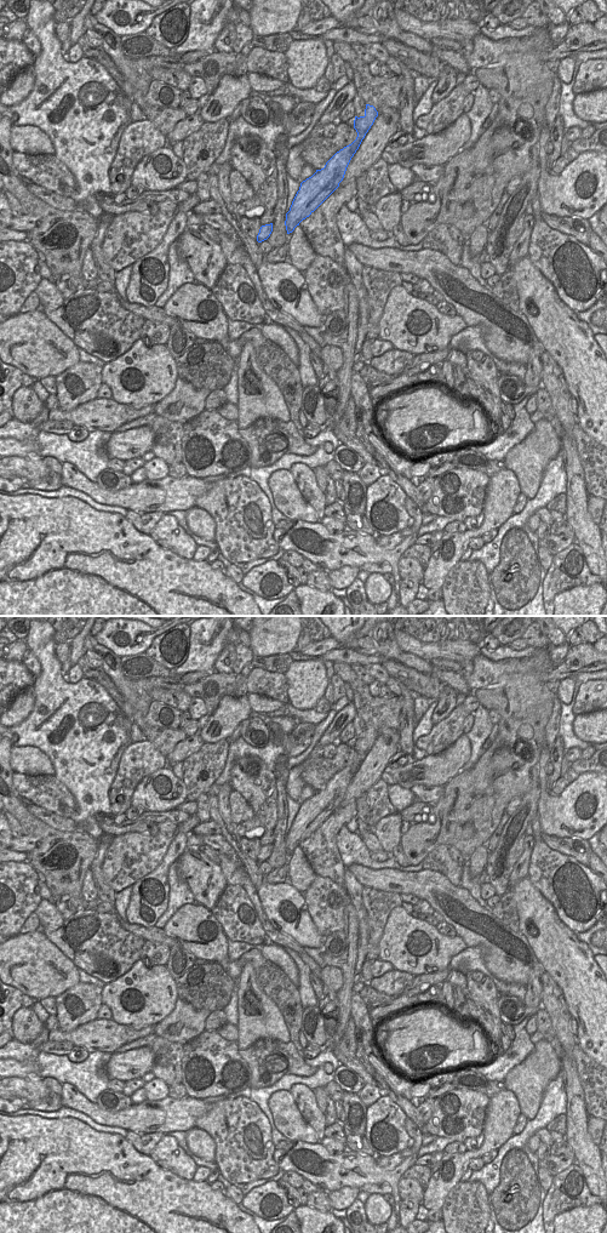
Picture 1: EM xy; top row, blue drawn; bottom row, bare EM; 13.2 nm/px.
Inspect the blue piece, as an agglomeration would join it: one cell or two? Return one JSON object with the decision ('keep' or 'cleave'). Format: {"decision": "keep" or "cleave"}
{"decision": "keep"}

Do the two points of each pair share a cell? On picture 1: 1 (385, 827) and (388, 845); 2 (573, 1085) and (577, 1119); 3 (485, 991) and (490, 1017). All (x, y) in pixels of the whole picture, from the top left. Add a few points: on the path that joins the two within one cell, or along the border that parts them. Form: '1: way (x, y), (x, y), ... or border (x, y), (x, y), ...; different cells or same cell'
1: way (388, 832), (388, 840); same cell
2: way (574, 1094), (576, 1111); same cell
3: way (485, 997), (488, 1011); same cell

